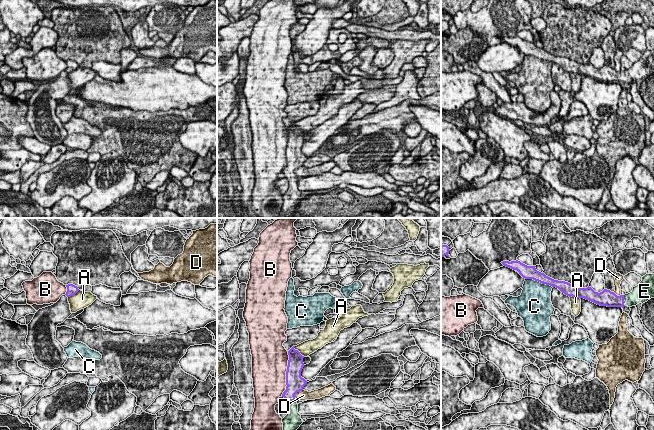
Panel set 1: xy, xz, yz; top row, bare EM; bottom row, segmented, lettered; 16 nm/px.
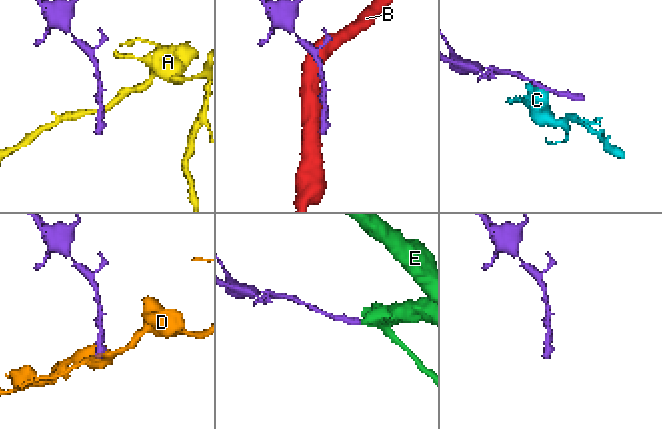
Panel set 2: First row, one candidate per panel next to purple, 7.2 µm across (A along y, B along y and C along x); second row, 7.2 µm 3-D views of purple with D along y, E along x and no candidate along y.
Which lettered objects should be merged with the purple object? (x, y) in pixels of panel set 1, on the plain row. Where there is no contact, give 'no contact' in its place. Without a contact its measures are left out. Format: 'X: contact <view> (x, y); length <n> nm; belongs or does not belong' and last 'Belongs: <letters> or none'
A: contact xz (299, 128); length 240 nm; does not belong
B: contact xz (286, 150); length 750 nm; does not belong
C: contact yz (539, 57); length 480 nm; does not belong
D: contact xz (296, 168); length 200 nm; does not belong
E: contact yz (623, 76); length 180 nm; belongs
Belongs: E

